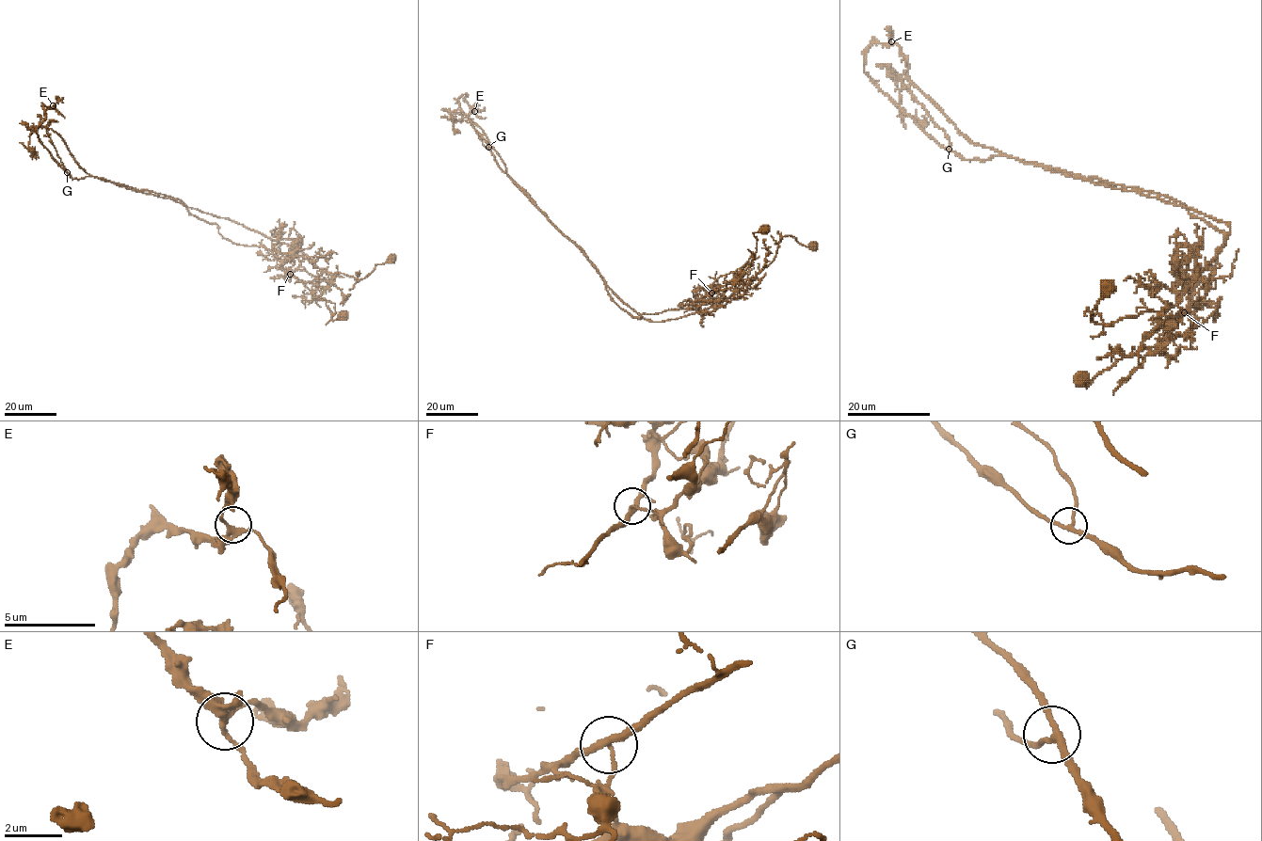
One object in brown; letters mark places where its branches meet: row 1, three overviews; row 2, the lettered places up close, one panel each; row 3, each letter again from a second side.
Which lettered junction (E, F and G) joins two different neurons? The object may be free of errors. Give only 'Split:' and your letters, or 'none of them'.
Split: F

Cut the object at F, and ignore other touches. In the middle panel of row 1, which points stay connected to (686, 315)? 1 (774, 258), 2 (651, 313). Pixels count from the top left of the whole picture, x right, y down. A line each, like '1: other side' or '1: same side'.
1: same side
2: other side

